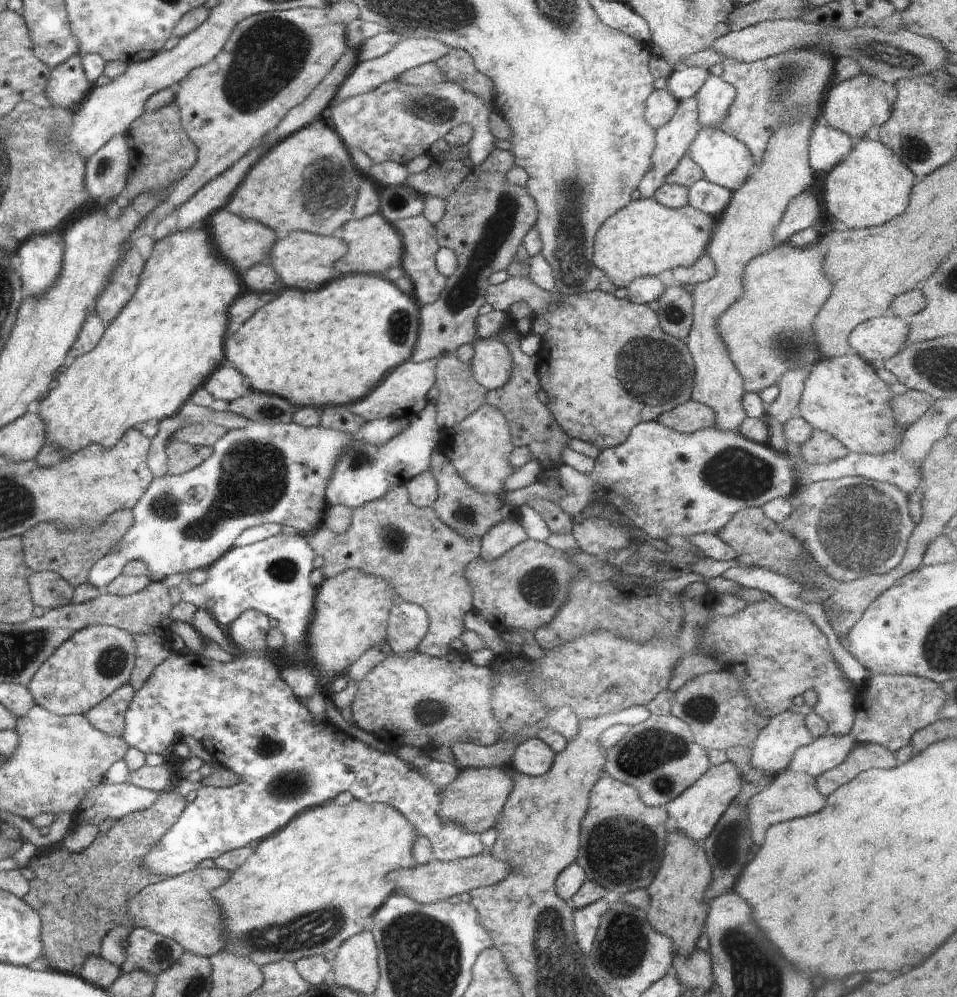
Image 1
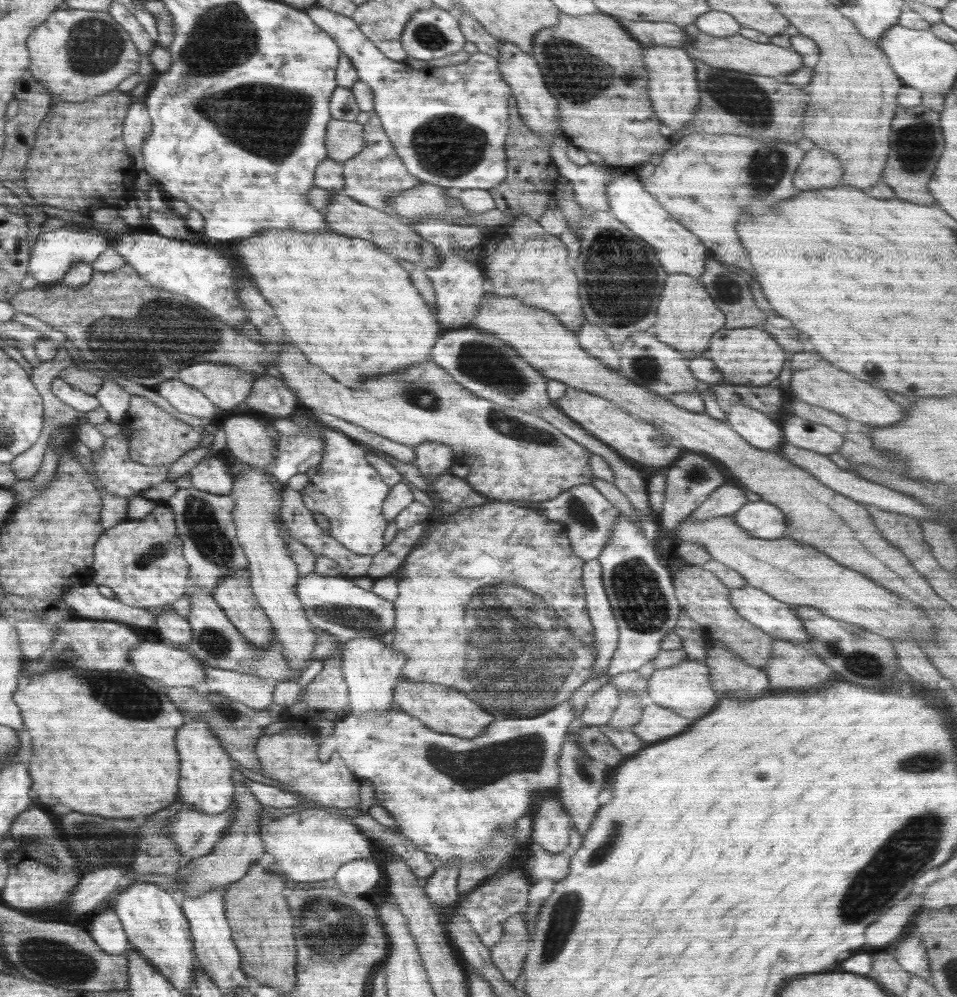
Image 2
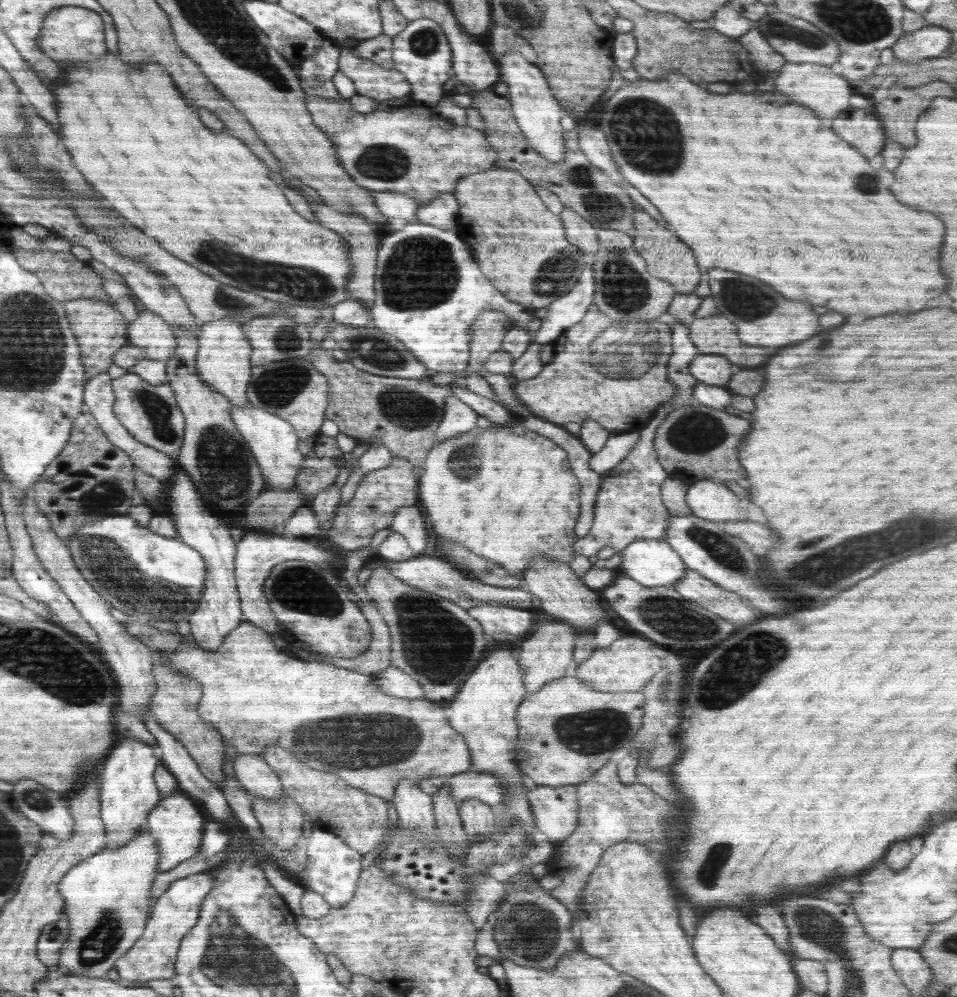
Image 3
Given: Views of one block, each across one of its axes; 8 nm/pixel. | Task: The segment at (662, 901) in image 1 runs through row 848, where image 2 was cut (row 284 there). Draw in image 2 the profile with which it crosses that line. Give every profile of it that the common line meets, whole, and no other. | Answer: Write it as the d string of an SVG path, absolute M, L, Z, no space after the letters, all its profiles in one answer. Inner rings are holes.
M669 274L657 306L656 322L649 330L659 342L673 346L686 358L704 353L716 330L725 327L725 314L718 309L699 280L686 274Z

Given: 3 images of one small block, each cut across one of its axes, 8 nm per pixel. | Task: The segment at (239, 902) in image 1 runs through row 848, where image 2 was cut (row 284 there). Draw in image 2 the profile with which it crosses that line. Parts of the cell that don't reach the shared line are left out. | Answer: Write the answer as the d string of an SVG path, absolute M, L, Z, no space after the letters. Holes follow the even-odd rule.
M266 230L254 238L236 240L232 252L242 266L248 268L246 272L274 308L278 324L284 326L290 340L300 348L302 344L318 346L326 356L320 366L324 366L323 371L334 380L348 387L361 387L364 376L390 374L424 362L444 328L434 320L430 306L411 282L409 272L393 255L373 242L332 232L306 234L298 230Z

